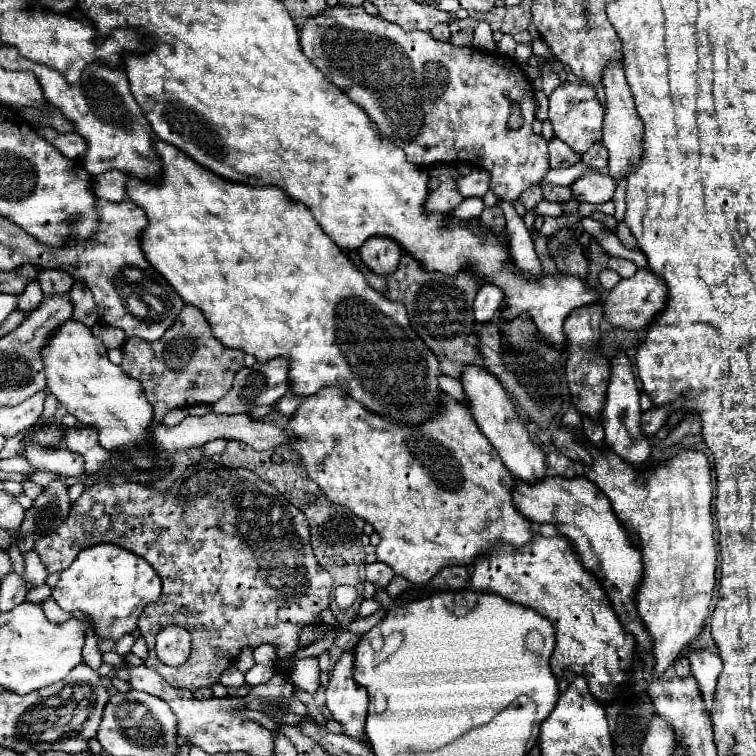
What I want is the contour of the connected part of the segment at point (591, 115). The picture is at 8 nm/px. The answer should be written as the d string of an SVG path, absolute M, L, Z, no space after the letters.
M584 81L564 83L550 95L550 111L548 119L554 127L554 137L564 141L574 153L582 155L590 149L590 145L602 141L602 121L604 121L604 107L596 97L592 85Z

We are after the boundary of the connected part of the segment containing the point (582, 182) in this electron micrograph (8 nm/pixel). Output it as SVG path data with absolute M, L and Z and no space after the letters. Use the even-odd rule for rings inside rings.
M588 173L580 177L574 185L570 185L578 201L586 203L608 203L614 197L616 191L616 179L610 175L600 175L600 173Z

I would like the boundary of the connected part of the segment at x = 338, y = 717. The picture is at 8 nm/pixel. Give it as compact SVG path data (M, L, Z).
M346 651L330 673L330 683L326 687L326 707L330 709L334 721L344 727L344 735L362 739L366 711L368 711L368 693L352 679L354 653Z

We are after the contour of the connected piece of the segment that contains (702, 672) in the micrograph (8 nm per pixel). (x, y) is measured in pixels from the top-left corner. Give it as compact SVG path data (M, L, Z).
M690 649L688 659L690 659L690 669L692 669L692 673L700 685L706 709L710 713L712 703L714 703L716 681L718 681L718 675L722 671L722 659L716 653L706 651L706 649Z

